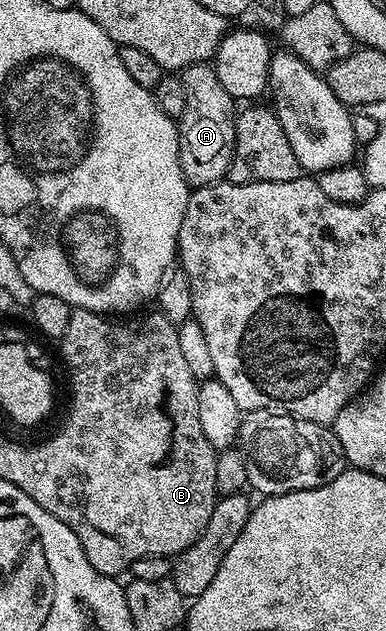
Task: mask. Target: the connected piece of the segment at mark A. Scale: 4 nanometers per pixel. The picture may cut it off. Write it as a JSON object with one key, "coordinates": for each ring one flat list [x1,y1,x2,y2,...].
{"coordinates":[[212,64,187,65,180,70,183,83,185,107,179,118,179,163,185,182,191,187,216,185,228,174,229,164,235,151,235,127,237,126,238,102,227,95,219,75,215,75]]}

